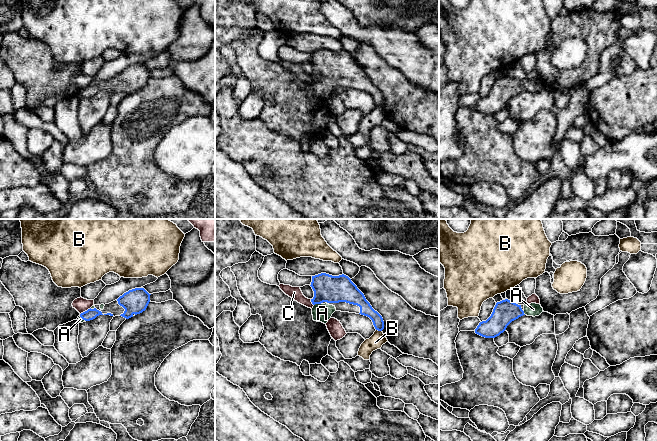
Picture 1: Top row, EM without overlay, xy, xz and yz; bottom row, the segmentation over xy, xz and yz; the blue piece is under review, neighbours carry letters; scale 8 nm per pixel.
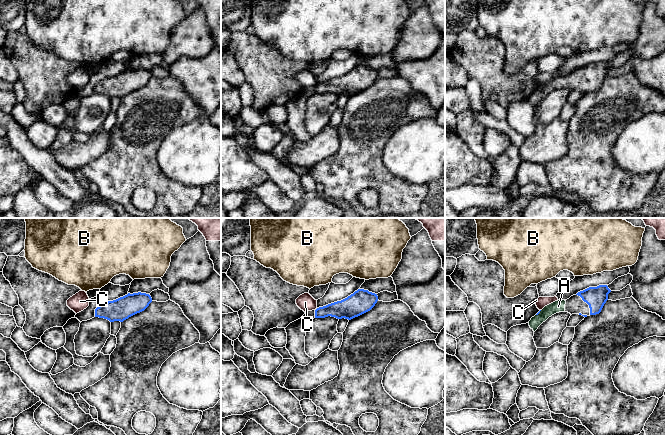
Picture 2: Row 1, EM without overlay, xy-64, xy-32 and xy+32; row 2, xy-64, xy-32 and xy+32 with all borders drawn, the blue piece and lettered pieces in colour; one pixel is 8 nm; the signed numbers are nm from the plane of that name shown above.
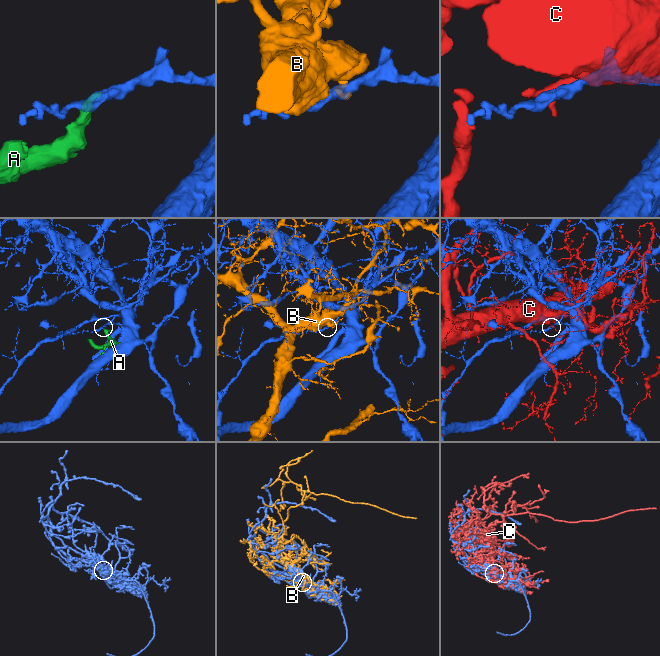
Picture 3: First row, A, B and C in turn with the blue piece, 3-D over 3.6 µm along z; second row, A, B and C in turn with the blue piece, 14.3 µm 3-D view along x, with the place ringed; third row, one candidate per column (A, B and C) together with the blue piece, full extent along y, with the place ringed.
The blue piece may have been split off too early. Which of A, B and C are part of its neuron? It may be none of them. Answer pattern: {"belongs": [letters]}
{"belongs": ["A"]}

